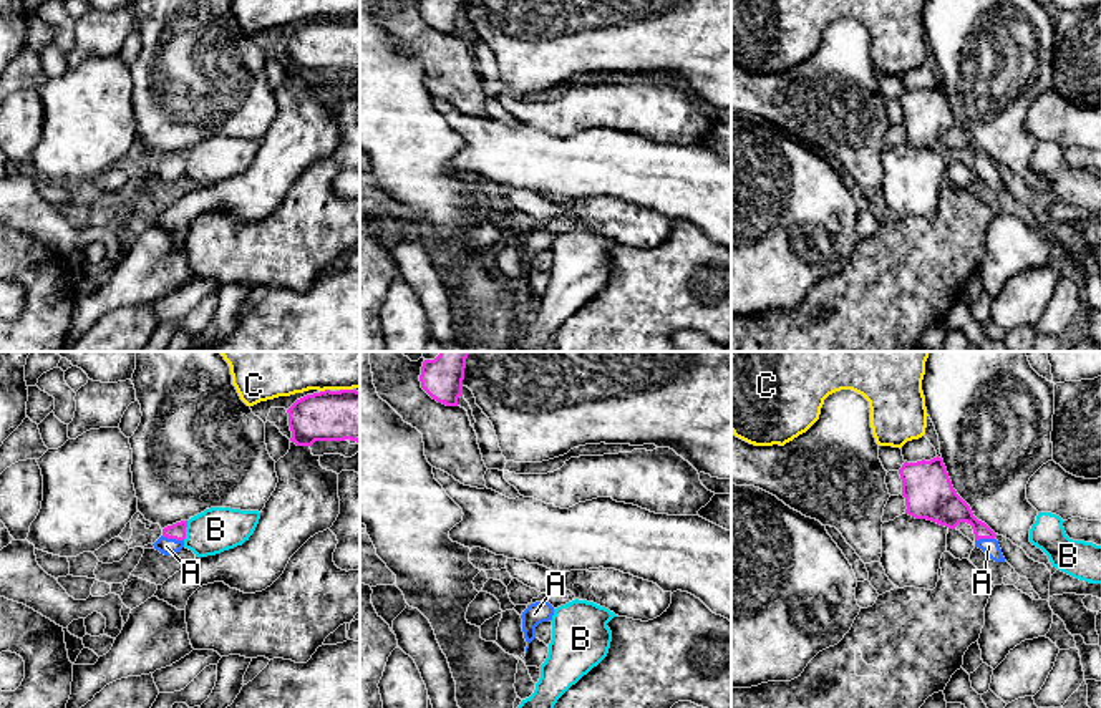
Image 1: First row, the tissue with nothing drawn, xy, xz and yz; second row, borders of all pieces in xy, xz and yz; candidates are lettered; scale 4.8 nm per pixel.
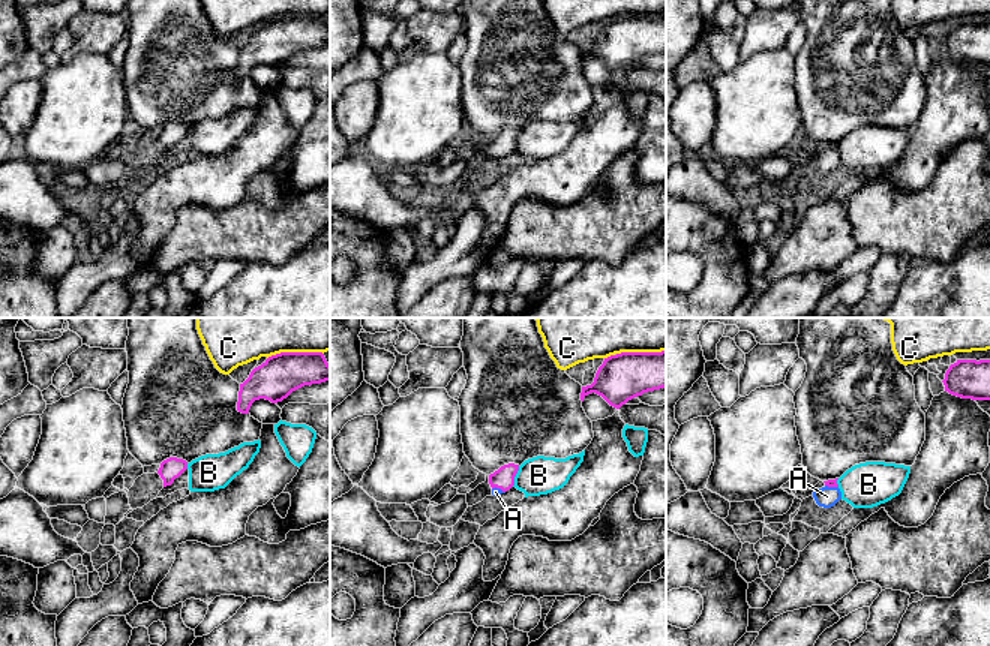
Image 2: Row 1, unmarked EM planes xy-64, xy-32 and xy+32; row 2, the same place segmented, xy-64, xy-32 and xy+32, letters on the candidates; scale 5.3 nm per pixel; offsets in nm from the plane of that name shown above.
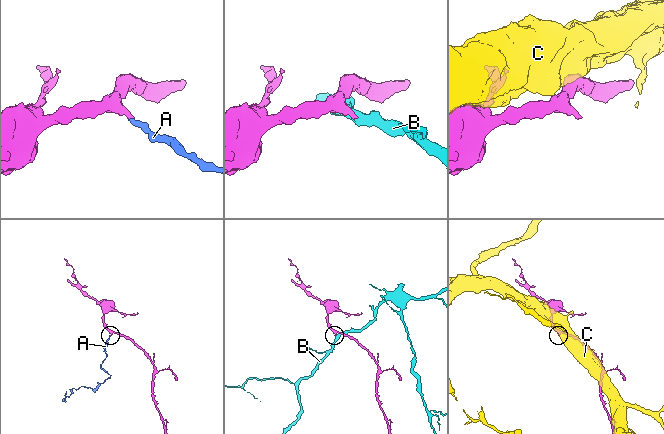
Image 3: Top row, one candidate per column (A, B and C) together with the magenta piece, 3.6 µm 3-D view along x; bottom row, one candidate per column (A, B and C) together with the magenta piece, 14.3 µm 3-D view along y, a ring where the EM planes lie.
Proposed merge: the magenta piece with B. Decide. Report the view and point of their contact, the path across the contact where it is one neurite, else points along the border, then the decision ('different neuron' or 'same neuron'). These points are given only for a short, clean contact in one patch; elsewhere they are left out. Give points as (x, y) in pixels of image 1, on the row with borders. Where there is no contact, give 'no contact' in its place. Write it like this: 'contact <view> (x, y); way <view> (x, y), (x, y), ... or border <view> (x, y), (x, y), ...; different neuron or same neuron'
contact xy (184, 531); border xy (188, 521), (183, 539); different neuron

